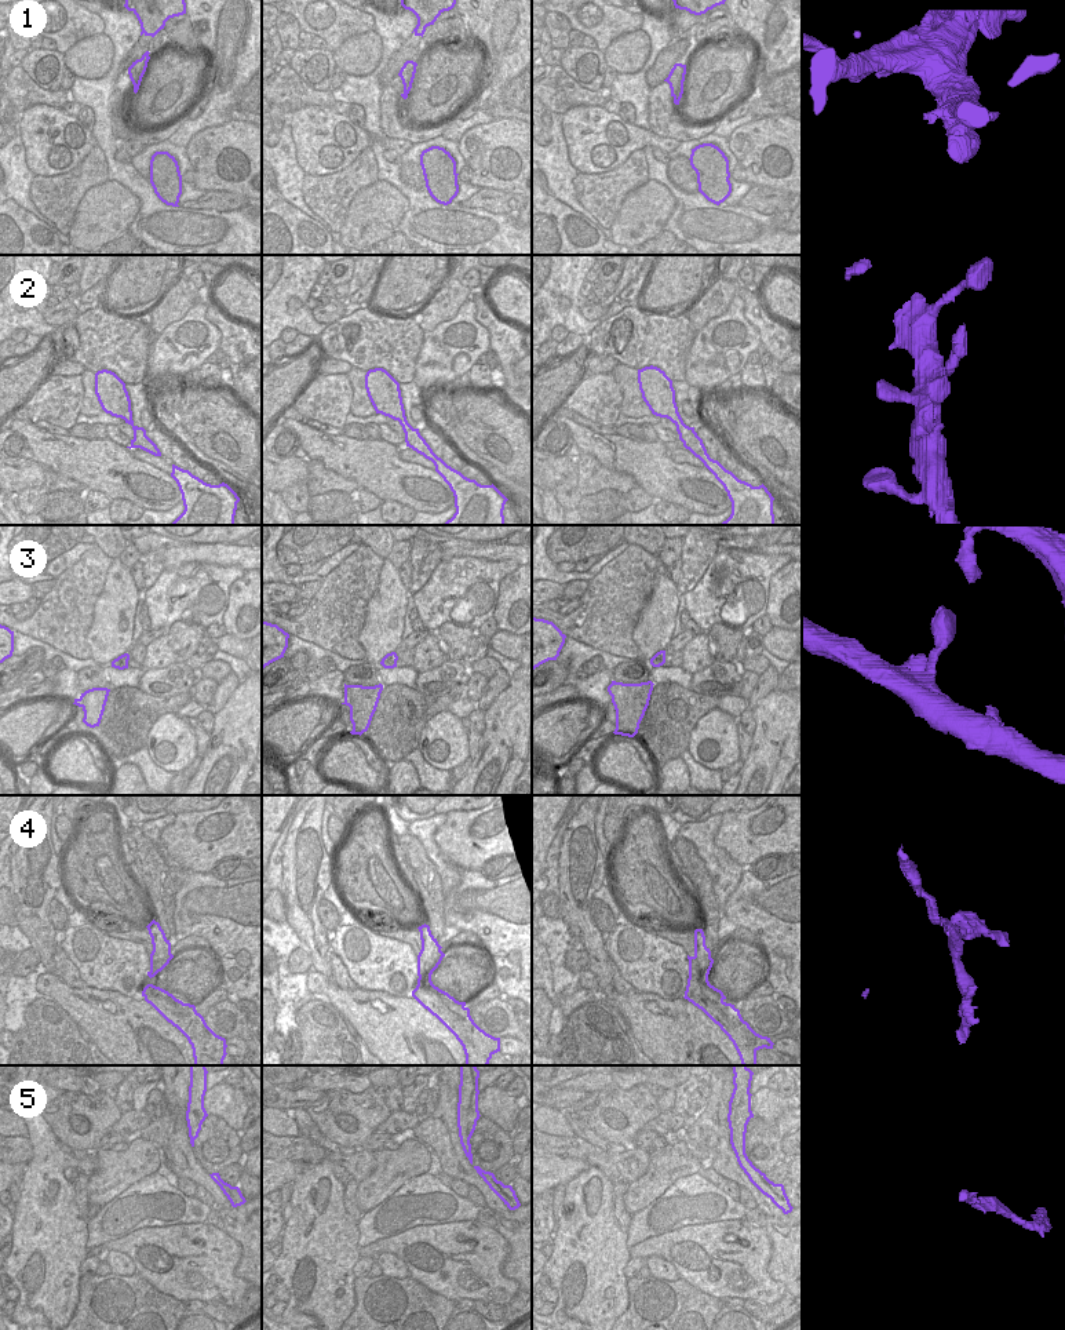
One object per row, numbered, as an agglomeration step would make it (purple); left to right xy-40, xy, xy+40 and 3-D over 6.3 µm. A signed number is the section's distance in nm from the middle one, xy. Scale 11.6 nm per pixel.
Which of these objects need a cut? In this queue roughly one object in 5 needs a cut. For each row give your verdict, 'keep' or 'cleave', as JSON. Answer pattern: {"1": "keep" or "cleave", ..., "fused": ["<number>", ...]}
{"1": "keep", "2": "keep", "3": "keep", "4": "cleave", "5": "keep", "fused": ["4"]}

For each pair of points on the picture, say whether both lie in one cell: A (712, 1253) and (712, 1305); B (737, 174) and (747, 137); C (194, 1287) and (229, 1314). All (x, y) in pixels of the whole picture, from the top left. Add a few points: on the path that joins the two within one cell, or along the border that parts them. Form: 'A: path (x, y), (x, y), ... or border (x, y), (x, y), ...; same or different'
A: border (685, 1279), (701, 1292), (718, 1298); different
B: border (737, 164), (744, 174), (744, 181); different
C: border (204, 1301), (219, 1301), (230, 1307); different

